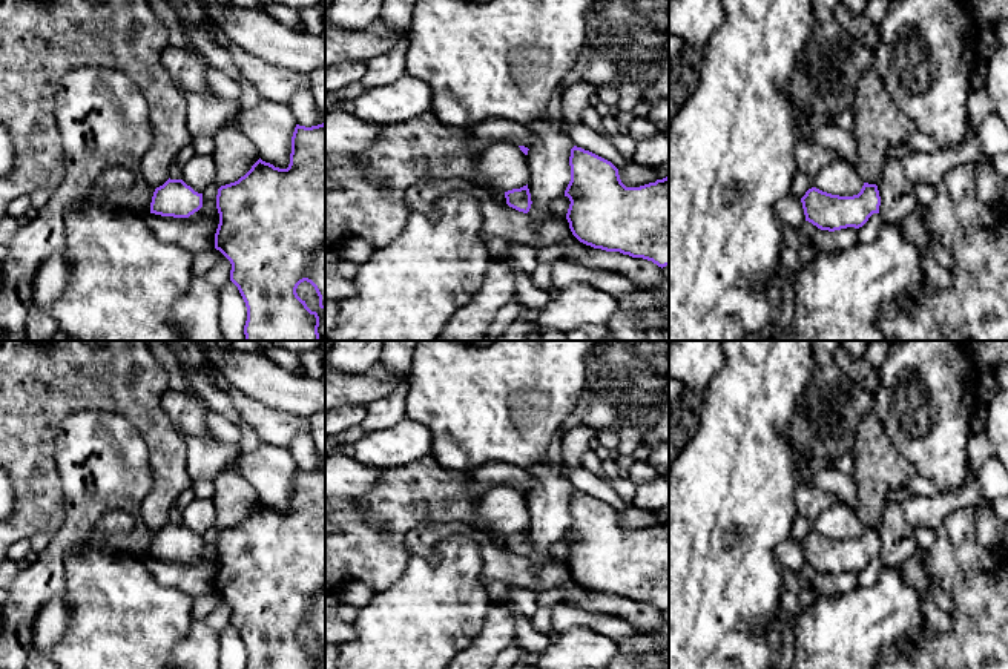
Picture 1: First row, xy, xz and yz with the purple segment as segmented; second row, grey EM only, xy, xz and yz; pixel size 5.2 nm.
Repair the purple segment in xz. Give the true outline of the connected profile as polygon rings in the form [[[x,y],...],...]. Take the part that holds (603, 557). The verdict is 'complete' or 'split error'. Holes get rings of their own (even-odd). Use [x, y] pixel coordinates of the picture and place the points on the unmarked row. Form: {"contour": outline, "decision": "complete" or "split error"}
{"contour": [[[577,489],[571,493],[569,509],[565,540],[571,545],[566,563],[572,578],[594,592],[643,601],[661,612],[669,609],[669,520],[626,531],[611,505]]], "decision": "complete"}

